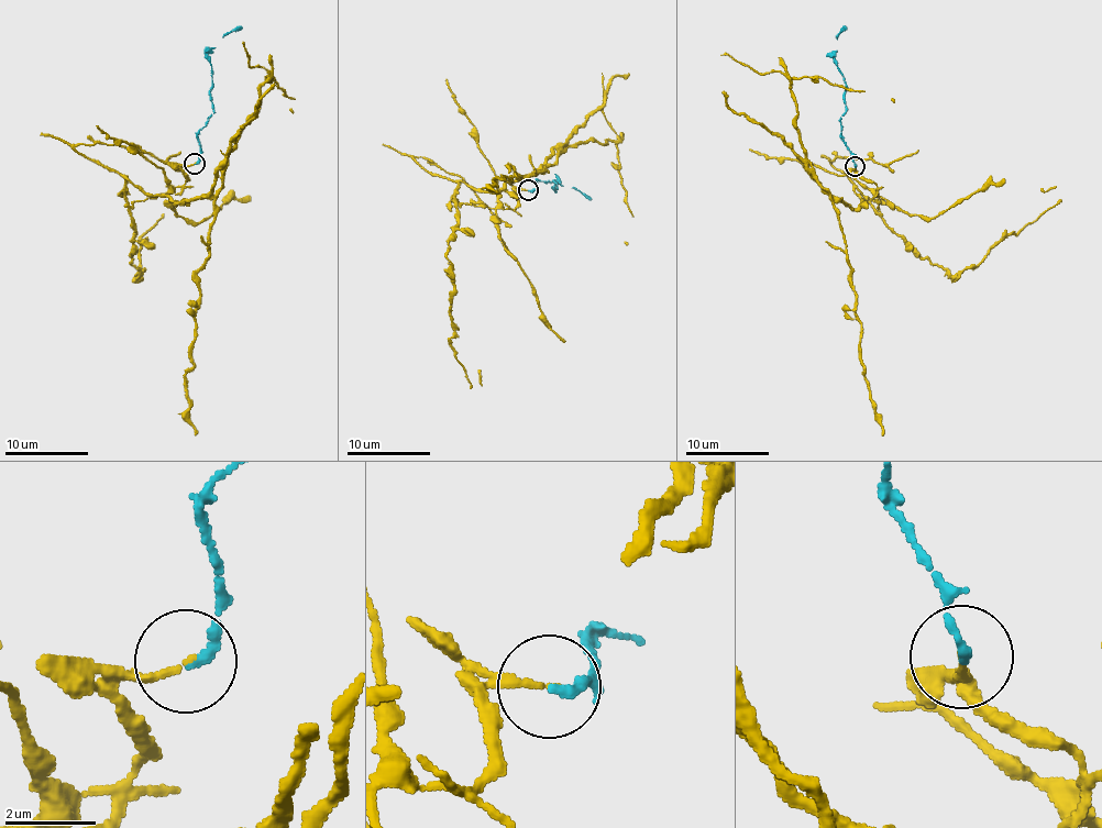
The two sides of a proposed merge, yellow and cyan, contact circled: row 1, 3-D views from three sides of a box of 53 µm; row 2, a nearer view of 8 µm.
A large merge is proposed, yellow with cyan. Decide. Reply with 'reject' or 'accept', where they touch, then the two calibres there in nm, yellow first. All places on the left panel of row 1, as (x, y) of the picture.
reject | (194, 163) | 140/170 nm

